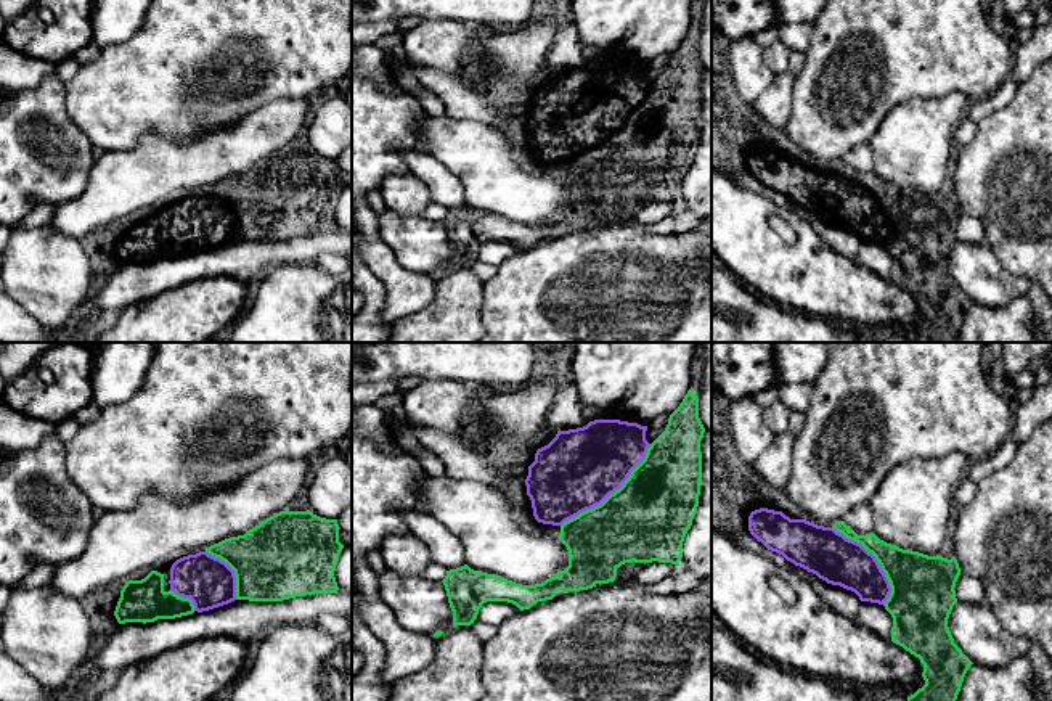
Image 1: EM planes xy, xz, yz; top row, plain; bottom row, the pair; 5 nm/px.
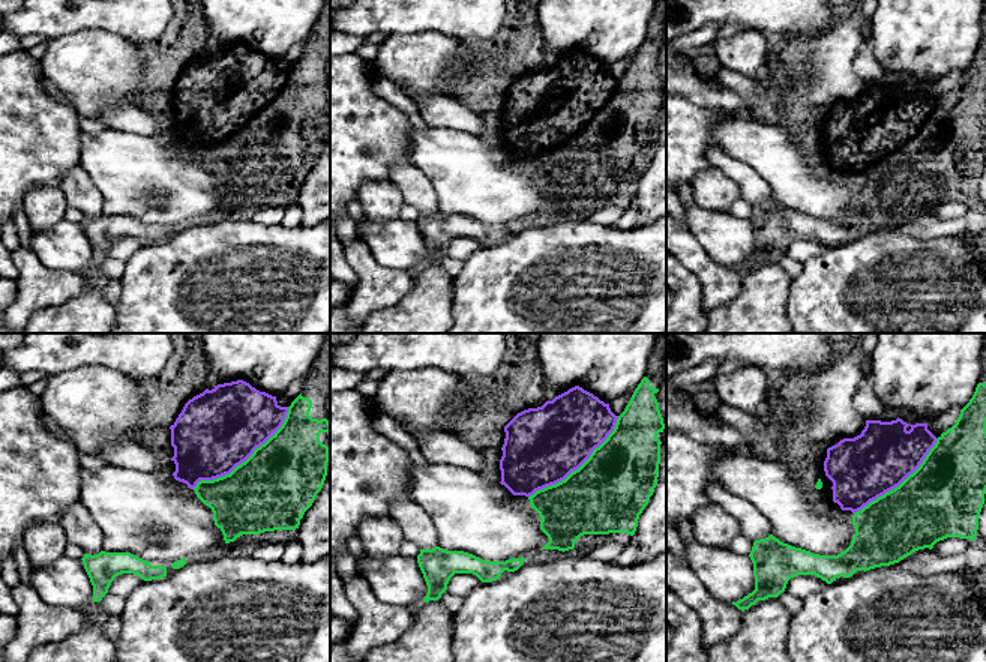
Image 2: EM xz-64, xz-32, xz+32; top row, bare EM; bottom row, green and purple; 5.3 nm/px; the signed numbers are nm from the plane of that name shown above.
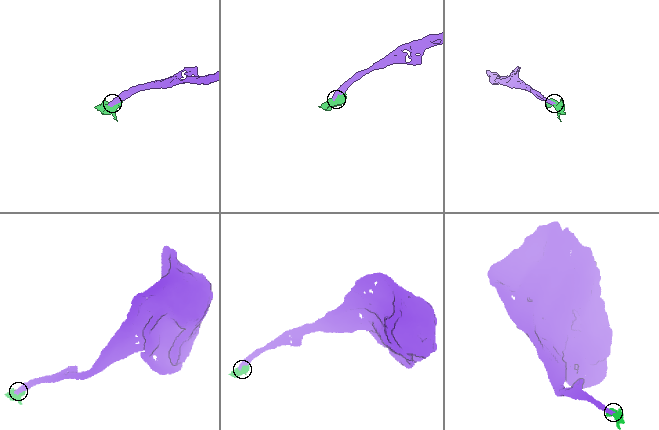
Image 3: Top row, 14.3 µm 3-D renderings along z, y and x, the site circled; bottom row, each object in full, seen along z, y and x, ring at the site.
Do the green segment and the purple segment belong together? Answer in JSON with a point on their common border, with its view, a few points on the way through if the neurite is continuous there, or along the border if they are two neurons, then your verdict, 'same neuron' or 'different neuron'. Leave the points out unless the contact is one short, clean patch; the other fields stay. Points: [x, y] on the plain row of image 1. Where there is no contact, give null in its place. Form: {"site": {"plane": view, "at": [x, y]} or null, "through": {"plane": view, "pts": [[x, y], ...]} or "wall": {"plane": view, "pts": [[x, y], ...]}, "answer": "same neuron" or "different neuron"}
{"site": {"plane": "xz", "at": [611, 134]}, "answer": "same neuron"}

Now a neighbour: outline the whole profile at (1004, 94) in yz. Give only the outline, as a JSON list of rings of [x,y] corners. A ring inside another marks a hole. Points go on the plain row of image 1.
[[[1010,76],[993,93],[970,105],[967,117],[975,124],[1002,111],[1017,95],[1018,84]]]

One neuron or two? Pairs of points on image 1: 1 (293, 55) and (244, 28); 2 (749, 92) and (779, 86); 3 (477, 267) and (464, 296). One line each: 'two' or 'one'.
1: one
2: two
3: two

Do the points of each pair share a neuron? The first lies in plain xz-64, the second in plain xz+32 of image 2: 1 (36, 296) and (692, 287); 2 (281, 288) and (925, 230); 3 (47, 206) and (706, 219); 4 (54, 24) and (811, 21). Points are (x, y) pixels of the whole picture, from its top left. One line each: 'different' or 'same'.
1: different
2: different
3: different
4: same

